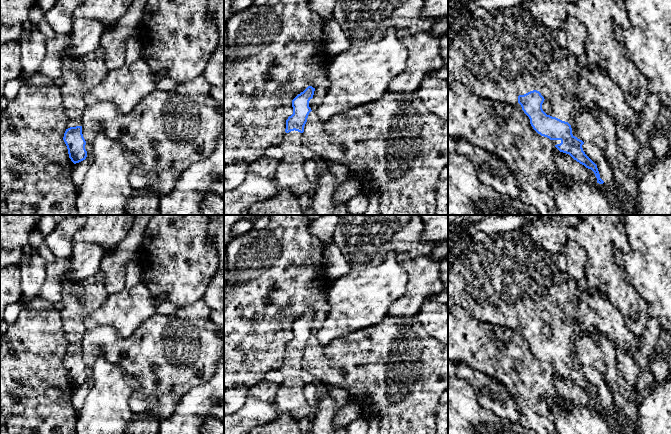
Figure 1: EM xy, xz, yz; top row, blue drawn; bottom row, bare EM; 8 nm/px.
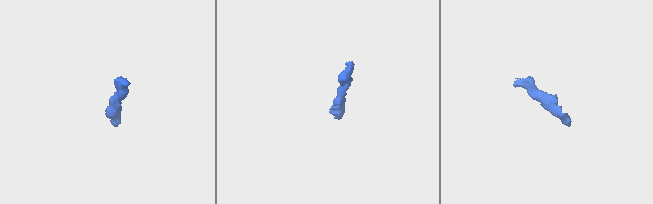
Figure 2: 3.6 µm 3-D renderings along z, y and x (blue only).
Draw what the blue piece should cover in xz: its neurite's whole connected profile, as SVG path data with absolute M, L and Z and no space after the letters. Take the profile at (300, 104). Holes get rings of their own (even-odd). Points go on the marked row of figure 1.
M308 86L292 100L293 114L286 120L283 141L279 144L283 159L276 169L276 182L279 188L285 188L297 196L310 192L312 183L304 172L304 159L301 155L304 126L309 113L309 101L315 88Z

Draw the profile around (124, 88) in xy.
M139 59L134 63L125 64L117 70L109 70L106 77L95 87L91 88L84 96L86 106L92 106L99 102L108 102L115 106L118 112L129 113L141 100L156 90L158 80L148 64Z

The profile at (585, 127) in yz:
M577 111L572 116L572 134L584 143L592 143L603 152L606 150L604 129L594 116L585 111Z

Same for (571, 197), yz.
M611 167L611 170L611 180L594 185L578 182L559 171L558 184L551 186L557 215L641 215L638 202L640 177L628 177L619 167ZM618 188L625 192L625 198L633 205L630 214L624 210L623 202L618 199Z

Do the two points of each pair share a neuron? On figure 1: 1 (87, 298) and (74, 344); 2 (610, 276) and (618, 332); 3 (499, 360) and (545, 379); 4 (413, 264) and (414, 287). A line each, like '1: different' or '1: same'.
1: same
2: different
3: same
4: same

